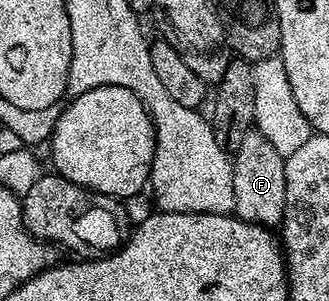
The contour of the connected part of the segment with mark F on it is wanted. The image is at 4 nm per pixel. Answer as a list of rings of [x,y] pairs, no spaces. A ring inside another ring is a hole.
[[[251,130],[244,134],[244,142],[240,142],[233,153],[232,163],[233,215],[268,229],[281,225],[286,193],[286,161],[283,156],[276,154],[275,148],[268,143],[268,138],[264,138],[264,134]]]

